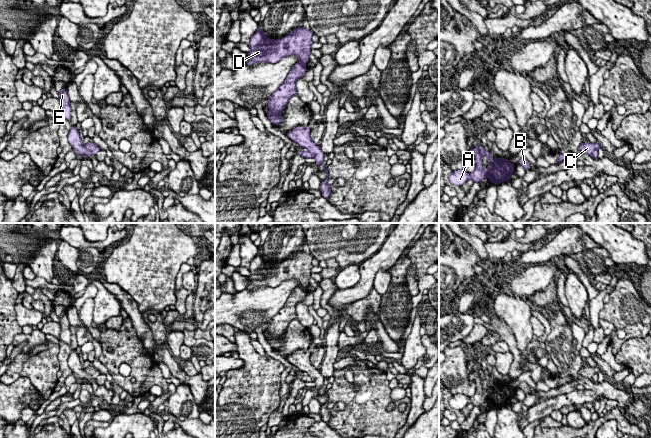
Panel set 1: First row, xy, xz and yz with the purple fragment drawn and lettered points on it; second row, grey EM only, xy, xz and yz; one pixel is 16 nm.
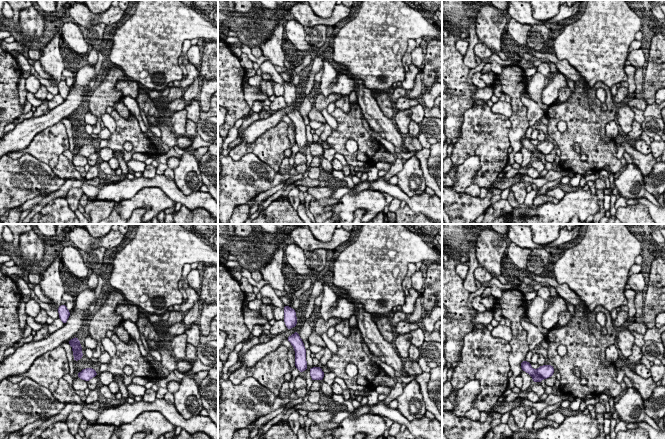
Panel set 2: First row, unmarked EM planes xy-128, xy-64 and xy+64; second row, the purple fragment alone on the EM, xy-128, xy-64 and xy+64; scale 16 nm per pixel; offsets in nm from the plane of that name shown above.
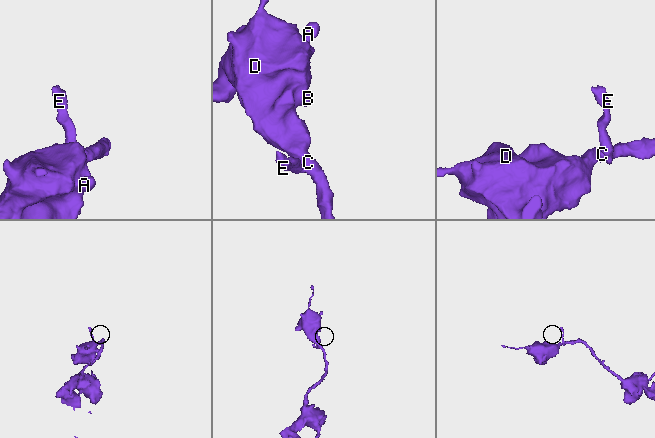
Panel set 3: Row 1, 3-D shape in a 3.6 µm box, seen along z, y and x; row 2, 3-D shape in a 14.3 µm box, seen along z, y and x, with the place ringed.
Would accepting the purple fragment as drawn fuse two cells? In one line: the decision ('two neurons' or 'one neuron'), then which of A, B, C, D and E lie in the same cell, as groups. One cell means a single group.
two neurons; A B C D / E

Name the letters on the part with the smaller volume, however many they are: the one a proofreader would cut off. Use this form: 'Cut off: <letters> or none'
Cut off: E

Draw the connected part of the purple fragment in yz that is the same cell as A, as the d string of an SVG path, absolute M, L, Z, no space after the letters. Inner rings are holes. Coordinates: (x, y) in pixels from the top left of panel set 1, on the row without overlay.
M482 367L478 372L472 372L469 375L469 381L476 384L476 391L472 397L467 397L463 394L453 395L449 399L449 405L457 410L462 410L469 403L474 406L481 406L484 402L489 401L490 406L494 406L496 409L504 405L510 405L511 399L514 396L514 390L506 382L494 383L490 375L486 376ZM483 380L488 381L488 391L489 394L486 396L483 393Z

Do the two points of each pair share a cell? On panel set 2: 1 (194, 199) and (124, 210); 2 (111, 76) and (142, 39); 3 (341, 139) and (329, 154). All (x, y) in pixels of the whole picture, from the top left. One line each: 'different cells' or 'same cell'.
1: different cells
2: different cells
3: different cells

